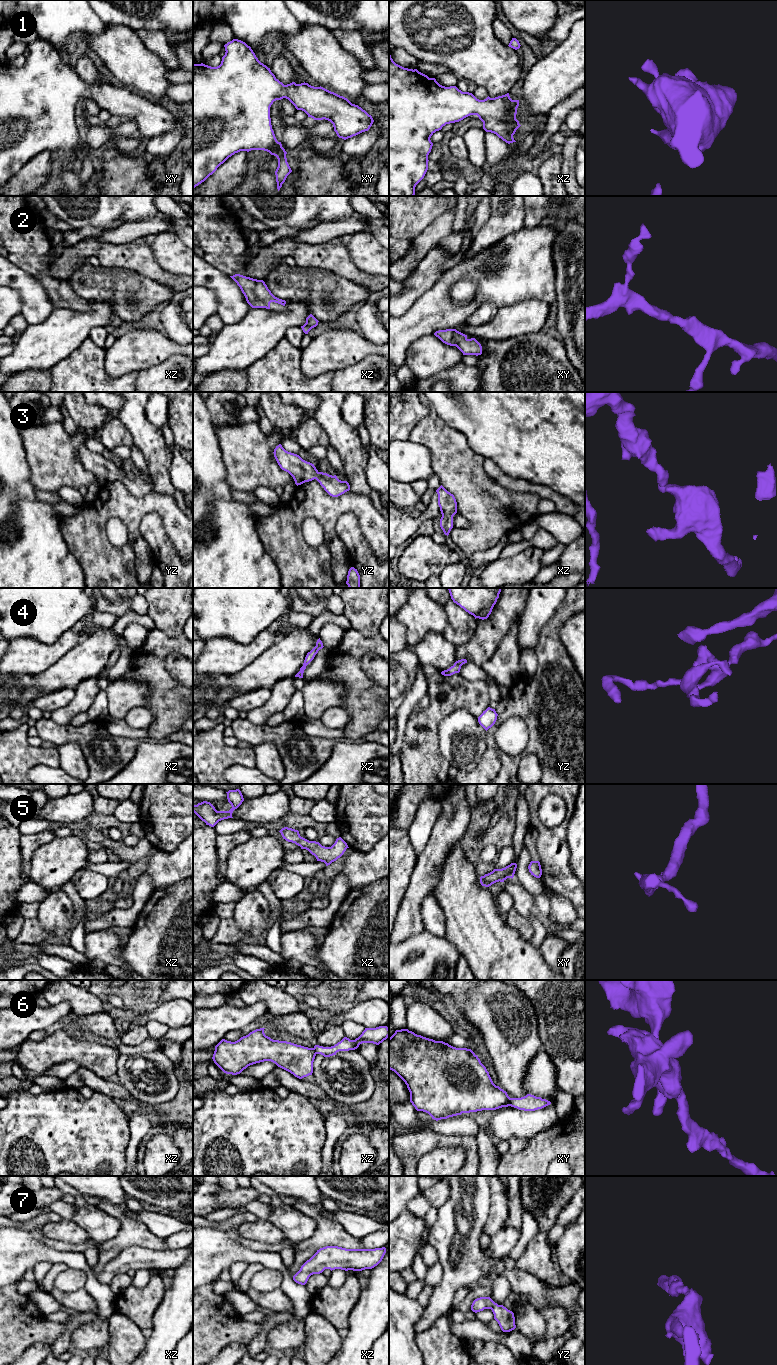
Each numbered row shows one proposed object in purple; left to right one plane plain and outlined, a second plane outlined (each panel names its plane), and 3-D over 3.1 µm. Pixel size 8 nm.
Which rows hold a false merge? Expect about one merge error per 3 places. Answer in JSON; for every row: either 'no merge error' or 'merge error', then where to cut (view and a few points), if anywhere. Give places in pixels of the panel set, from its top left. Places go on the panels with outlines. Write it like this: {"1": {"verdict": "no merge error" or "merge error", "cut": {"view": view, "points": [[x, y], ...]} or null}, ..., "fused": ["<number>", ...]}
{"1": {"verdict": "no merge error", "cut": null}, "2": {"verdict": "no merge error", "cut": null}, "3": {"verdict": "no merge error", "cut": null}, "4": {"verdict": "no merge error", "cut": null}, "5": {"verdict": "no merge error", "cut": null}, "6": {"verdict": "merge error", "cut": {"view": "xy", "points": [[509, 1098], [510, 1105]]}}, "7": {"verdict": "no merge error", "cut": null}, "fused": ["6"]}

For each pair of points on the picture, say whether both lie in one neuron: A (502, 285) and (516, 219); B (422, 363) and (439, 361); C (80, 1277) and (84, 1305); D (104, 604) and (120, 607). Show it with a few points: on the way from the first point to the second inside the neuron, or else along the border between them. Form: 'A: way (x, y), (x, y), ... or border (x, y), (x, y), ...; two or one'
A: border (523, 226), (507, 234), (493, 245); two
B: way (426, 361), (435, 361); one
C: border (83, 1288), (72, 1291), (59, 1290); two
D: way (108, 606), (116, 607); one

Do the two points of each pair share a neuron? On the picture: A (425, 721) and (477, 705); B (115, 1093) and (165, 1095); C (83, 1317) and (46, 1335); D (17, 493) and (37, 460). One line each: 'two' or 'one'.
A: one
B: two
C: two
D: two

